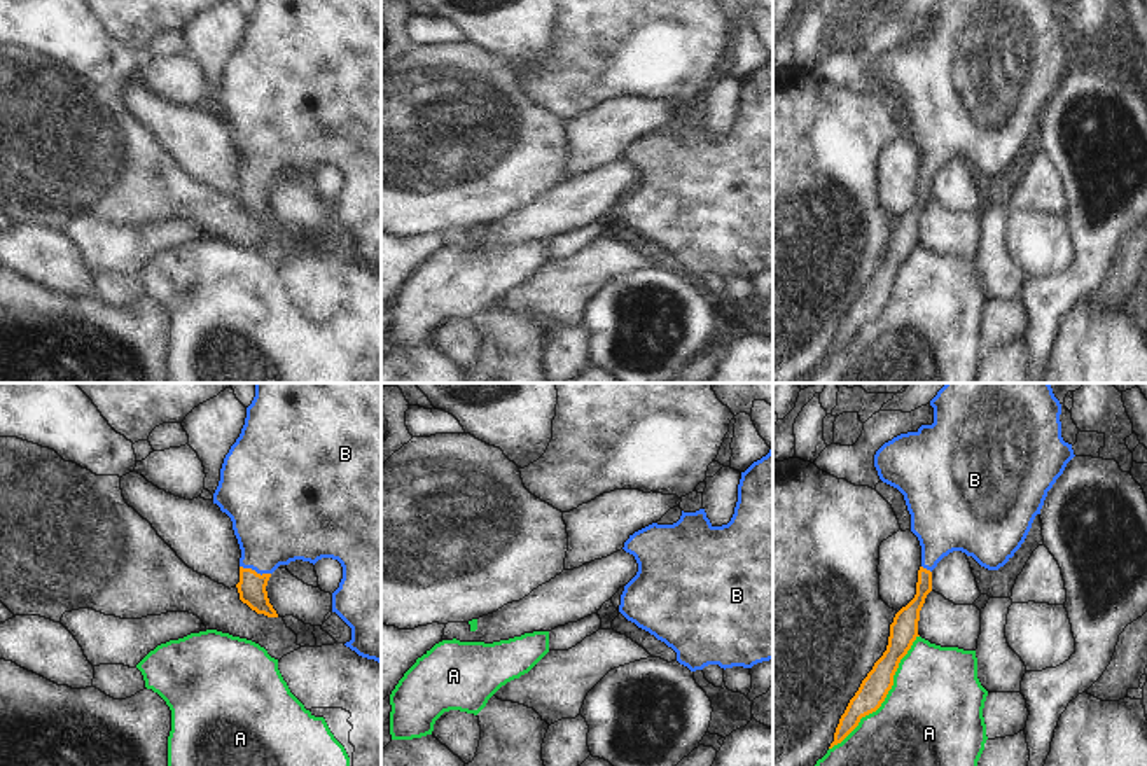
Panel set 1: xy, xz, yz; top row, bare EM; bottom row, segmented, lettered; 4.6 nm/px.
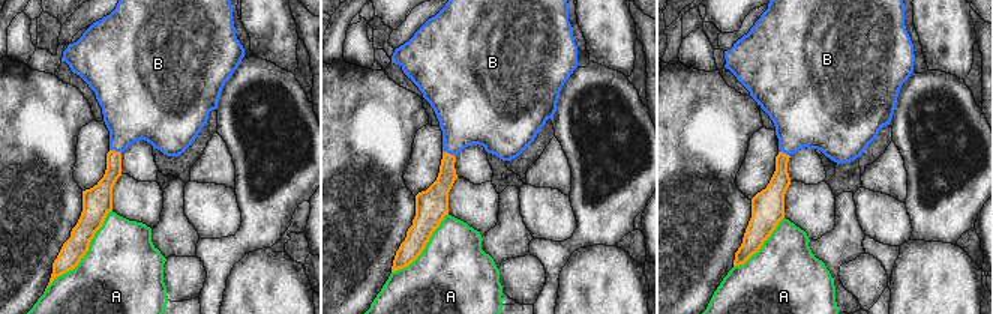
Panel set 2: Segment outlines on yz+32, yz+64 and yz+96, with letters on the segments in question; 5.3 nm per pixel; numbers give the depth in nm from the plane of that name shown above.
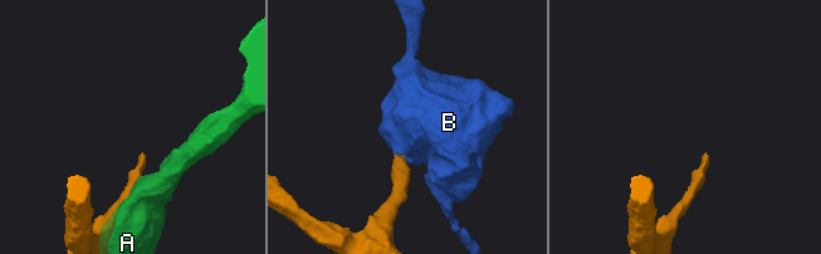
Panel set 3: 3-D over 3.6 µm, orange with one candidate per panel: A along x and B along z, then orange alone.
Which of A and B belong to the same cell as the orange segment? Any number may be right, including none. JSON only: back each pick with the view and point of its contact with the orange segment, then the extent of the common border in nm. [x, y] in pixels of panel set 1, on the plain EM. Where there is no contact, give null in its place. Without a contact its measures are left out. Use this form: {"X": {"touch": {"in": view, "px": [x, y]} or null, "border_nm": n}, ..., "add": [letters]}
{"B": {"touch": {"in": "xy", "px": [254, 179]}, "border_nm": 150}, "add": ["B"]}

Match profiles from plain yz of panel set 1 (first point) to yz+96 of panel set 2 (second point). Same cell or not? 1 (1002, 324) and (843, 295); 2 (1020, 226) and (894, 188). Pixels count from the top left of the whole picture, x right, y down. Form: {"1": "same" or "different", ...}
{"1": "different", "2": "different"}

